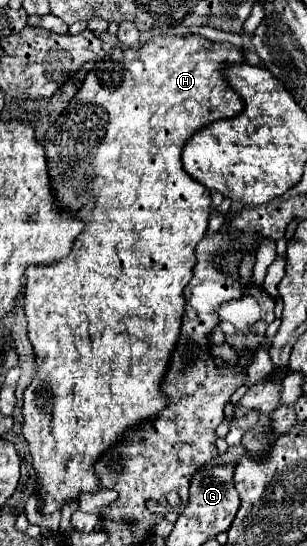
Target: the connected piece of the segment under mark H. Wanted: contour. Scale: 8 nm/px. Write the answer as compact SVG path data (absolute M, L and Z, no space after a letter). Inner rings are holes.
M185 35L185 37L153 37L149 43L141 47L125 47L121 43L103 43L103 55L97 61L87 63L87 77L79 89L79 93L71 99L69 107L59 115L59 119L47 129L43 137L43 145L47 151L49 161L49 175L55 189L55 195L61 205L69 207L79 219L85 221L85 229L77 235L69 257L61 259L59 263L45 265L45 267L29 267L25 271L27 285L25 285L25 317L27 317L27 337L35 351L35 377L31 379L29 387L25 389L23 399L23 437L29 443L29 451L33 457L33 469L37 473L37 495L39 495L39 511L43 515L51 515L53 511L63 509L63 505L77 501L81 493L95 493L101 489L99 479L95 475L95 463L101 459L109 447L121 443L123 435L133 431L133 427L141 427L149 419L155 419L167 401L167 395L161 393L161 375L165 375L165 367L169 367L169 355L177 345L177 335L181 335L181 319L185 311L185 297L183 289L191 279L195 267L195 247L205 237L207 219L211 213L211 195L209 189L191 179L183 165L181 165L181 151L197 131L203 127L239 115L243 109L241 97L223 81L221 65L231 61L241 61L241 49L229 43L213 43L199 35Z

